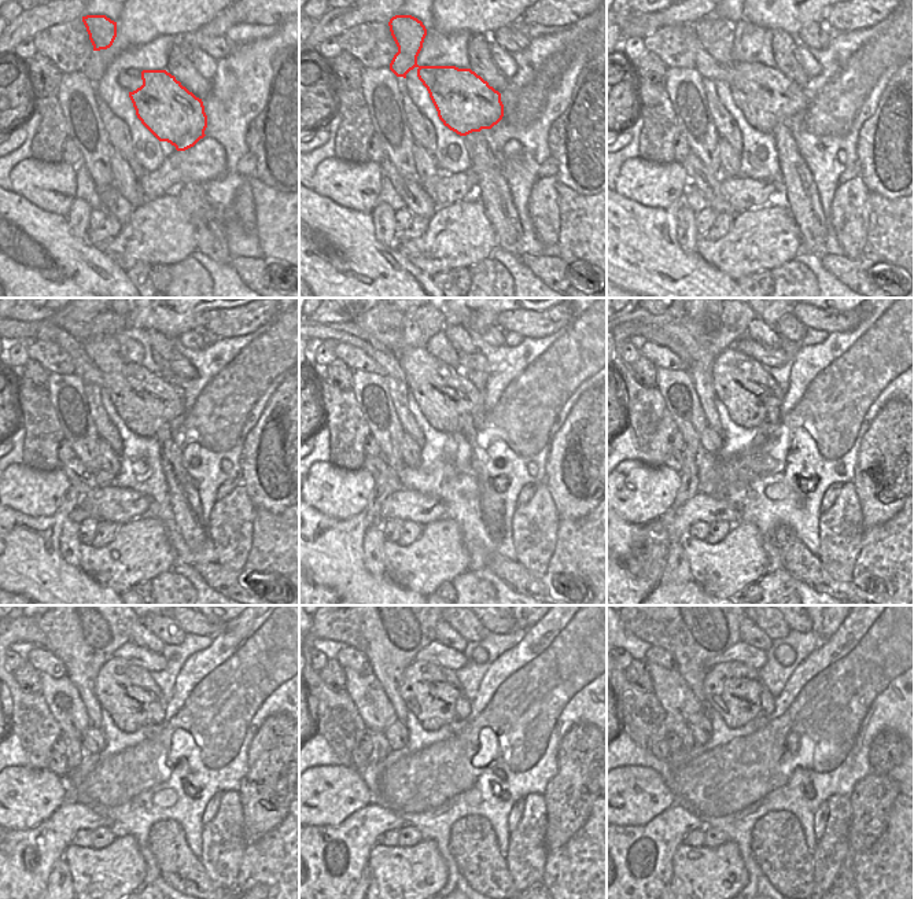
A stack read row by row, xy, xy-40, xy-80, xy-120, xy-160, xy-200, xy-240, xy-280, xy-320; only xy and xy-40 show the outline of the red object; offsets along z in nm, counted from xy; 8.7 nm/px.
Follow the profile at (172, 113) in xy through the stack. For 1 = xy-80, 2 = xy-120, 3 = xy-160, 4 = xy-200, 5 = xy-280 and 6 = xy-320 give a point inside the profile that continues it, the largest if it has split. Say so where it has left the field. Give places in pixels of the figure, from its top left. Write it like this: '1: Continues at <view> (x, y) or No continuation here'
1: Continues at xy-80 (766, 96)
2: Continues at xy-120 (144, 401)
3: Continues at xy-160 (445, 397)
4: Continues at xy-200 (745, 387)
5: Continues at xy-280 (428, 691)
6: Continues at xy-320 (732, 689)

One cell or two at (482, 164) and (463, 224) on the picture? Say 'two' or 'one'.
two

